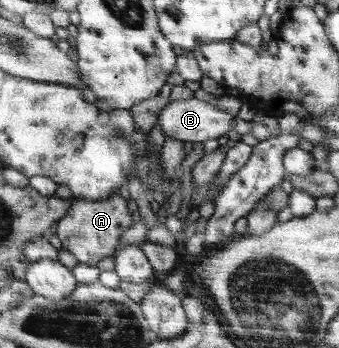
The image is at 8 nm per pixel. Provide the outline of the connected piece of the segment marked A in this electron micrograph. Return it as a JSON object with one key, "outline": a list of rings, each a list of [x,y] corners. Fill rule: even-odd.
{"outline":[[[114,193],[97,201],[74,197],[69,212],[58,222],[57,236],[62,249],[71,252],[80,263],[94,266],[103,258],[113,256],[116,242],[128,226],[132,226],[132,218],[126,208],[126,200],[120,198],[120,194]]]}

